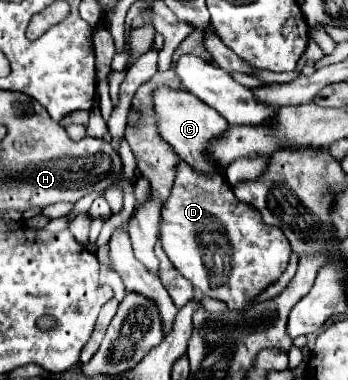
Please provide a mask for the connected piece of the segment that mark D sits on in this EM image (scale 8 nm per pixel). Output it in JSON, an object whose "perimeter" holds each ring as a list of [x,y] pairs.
{"perimeter":[[[186,163],[178,165],[172,193],[162,207],[162,247],[172,265],[192,283],[194,289],[212,299],[224,301],[228,309],[244,309],[266,287],[276,283],[286,271],[292,253],[284,233],[278,227],[264,225],[250,205],[234,199],[234,191],[222,175],[202,175]]]}

